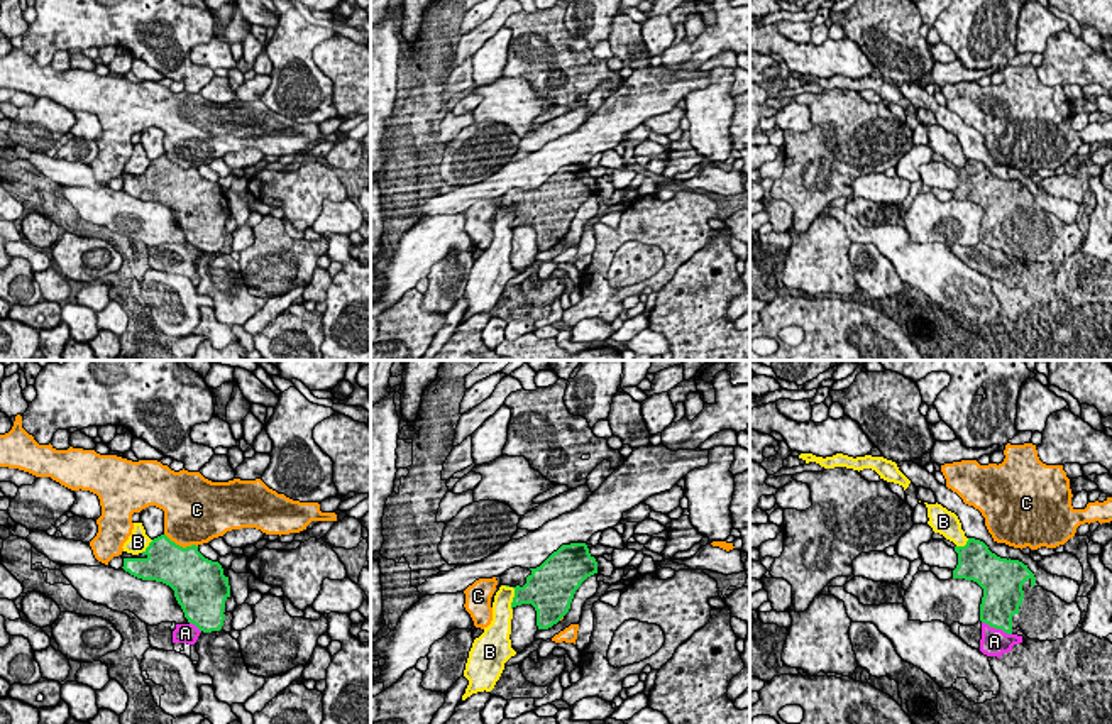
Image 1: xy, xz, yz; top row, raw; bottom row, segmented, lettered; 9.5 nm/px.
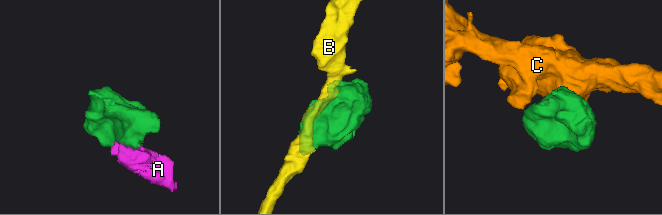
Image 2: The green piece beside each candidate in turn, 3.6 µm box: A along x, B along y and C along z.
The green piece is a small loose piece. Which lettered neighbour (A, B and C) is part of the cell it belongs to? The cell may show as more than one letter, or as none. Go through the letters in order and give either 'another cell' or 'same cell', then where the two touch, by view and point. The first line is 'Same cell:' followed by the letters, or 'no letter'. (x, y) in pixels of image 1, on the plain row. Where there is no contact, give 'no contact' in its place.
Same cell: no letter
A: another cell; contact yz (997, 249)
B: another cell; contact xz (513, 220)
C: another cell; contact xy (181, 168)

